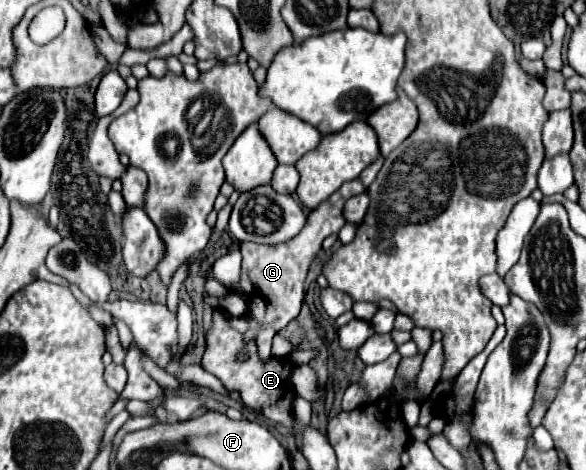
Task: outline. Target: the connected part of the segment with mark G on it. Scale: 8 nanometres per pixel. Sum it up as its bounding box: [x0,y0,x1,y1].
[233,178,365,340]

